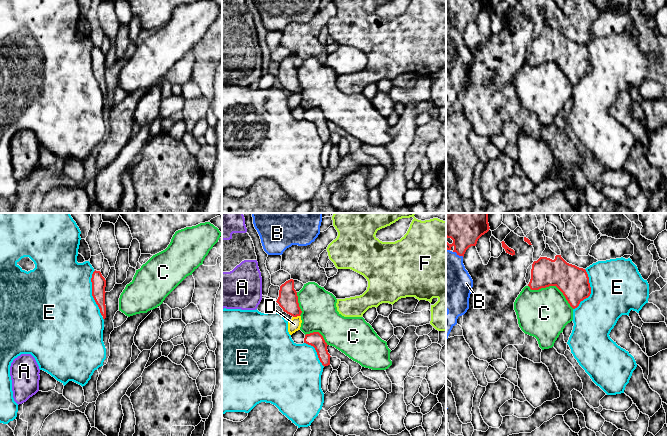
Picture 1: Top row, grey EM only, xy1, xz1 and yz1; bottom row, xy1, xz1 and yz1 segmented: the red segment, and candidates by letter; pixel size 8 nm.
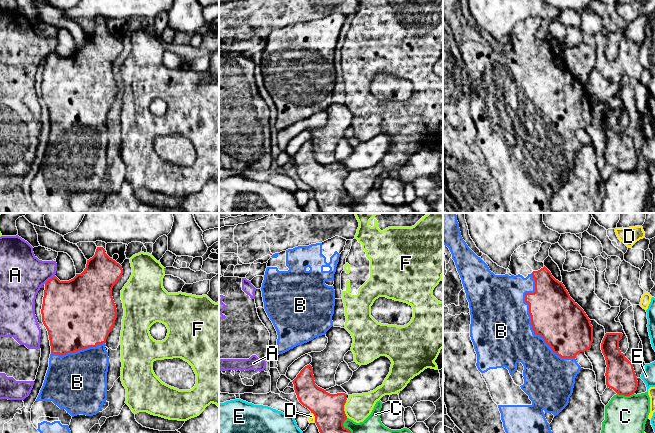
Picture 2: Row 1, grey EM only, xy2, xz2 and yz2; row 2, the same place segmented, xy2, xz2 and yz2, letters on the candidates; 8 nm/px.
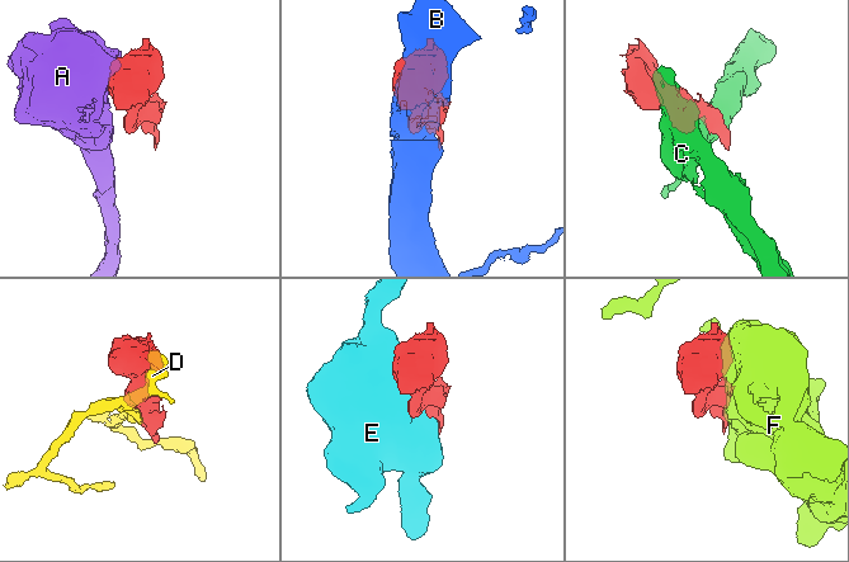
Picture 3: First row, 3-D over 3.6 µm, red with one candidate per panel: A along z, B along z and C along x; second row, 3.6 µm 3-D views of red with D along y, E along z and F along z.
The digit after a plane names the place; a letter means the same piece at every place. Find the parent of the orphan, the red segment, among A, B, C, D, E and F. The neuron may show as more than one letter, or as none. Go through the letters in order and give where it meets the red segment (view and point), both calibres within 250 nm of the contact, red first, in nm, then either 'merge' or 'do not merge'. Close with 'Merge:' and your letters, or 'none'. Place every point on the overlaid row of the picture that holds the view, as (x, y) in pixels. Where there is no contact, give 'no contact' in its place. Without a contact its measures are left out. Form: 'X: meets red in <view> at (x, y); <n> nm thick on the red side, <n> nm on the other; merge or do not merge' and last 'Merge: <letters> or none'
A: meets red in xy2 at (49, 279); 380 nm thick on the red side, 360 nm on the other; do not merge
B: meets red in yz2 at (531, 321); 400 nm thick on the red side, 480 nm on the other; merge
C: meets red in yz1 at (552, 285); 240 nm thick on the red side, 400 nm on the other; do not merge
D: meets red in xz2 at (315, 417); 260 nm thick on the red side, 60 nm on the other; do not merge
E: meets red in xy1 at (92, 293); 110 nm thick on the red side, 500 nm on the other; do not merge
F: meets red in xz2 at (343, 409); 260 nm thick on the red side, 220 nm on the other; do not merge
Merge: B

